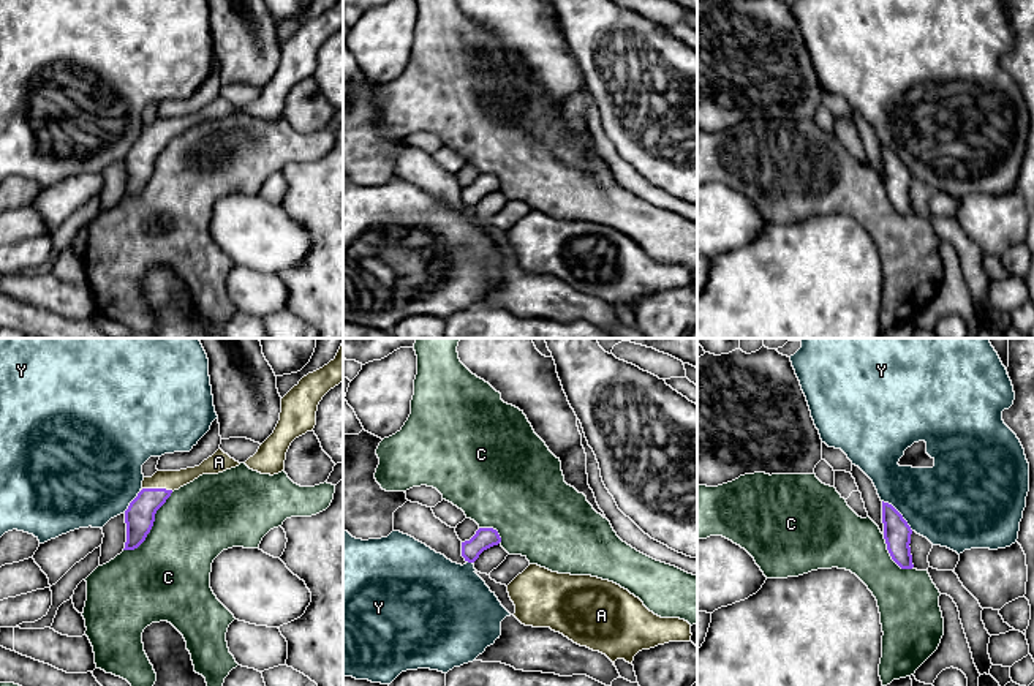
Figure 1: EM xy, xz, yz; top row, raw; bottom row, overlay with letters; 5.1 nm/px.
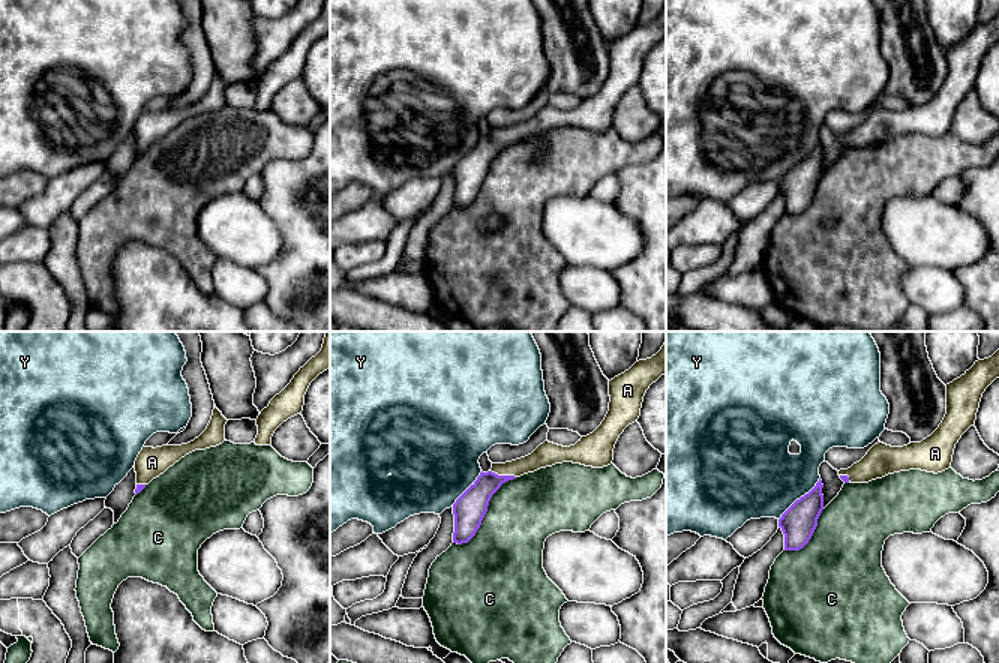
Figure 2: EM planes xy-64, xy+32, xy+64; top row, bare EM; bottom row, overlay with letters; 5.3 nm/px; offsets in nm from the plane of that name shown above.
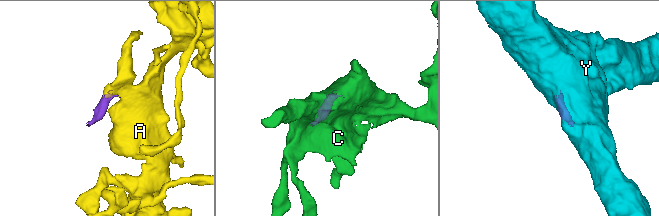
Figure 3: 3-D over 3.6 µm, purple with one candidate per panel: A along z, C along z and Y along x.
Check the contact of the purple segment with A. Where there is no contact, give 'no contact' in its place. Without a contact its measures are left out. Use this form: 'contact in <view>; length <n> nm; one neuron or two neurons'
contact in xy; length 170 nm; one neuron

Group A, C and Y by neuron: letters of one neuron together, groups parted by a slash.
A / C / Y

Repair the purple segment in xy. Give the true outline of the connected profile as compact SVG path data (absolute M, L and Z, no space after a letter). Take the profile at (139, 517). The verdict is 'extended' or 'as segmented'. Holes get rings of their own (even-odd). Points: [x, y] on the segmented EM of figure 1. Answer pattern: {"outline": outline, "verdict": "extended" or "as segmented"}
{"outline": "M218 449L199 466L180 471L157 471L152 477L144 477L141 492L125 511L126 542L123 550L134 550L145 541L153 526L157 511L174 490L202 474L218 474L239 465L239 462Z", "verdict": "extended"}

